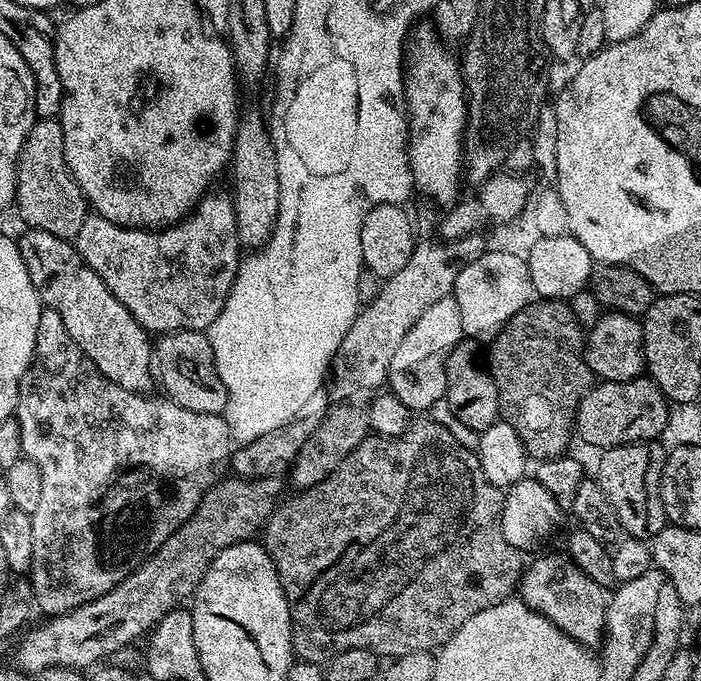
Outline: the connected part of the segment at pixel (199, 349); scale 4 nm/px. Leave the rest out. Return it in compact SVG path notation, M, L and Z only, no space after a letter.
M176 331L161 335L154 343L151 356L153 377L169 399L194 414L221 415L228 405L226 386L218 378L214 350L204 332Z

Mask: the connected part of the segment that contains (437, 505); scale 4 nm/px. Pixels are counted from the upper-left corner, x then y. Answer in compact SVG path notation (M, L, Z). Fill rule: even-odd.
M425 418L421 424L413 423L401 436L369 435L337 468L313 488L305 488L289 504L281 503L262 529L262 543L278 570L280 585L292 619L292 650L305 664L327 665L346 650L370 650L377 658L395 658L402 654L432 652L444 647L445 642L466 622L490 606L509 599L517 591L526 567L521 551L503 537L503 506L505 493L486 478L477 453L464 448L446 430L446 426Z

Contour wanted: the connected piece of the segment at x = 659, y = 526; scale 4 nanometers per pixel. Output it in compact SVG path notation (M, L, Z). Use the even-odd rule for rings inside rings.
M660 442L643 444L623 444L617 448L607 449L600 460L600 469L594 472L595 479L600 481L602 494L614 506L618 514L621 529L629 537L651 541L666 526L664 507L660 497L660 479L664 469L666 448Z

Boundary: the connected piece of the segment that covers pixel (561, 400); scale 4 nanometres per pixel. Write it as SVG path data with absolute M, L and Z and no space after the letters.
M536 298L506 322L504 329L487 349L486 367L496 383L500 416L517 431L527 455L533 461L565 455L569 451L568 443L574 440L576 411L580 399L591 390L594 383L592 371L584 361L585 339L585 329L578 322L571 303Z

